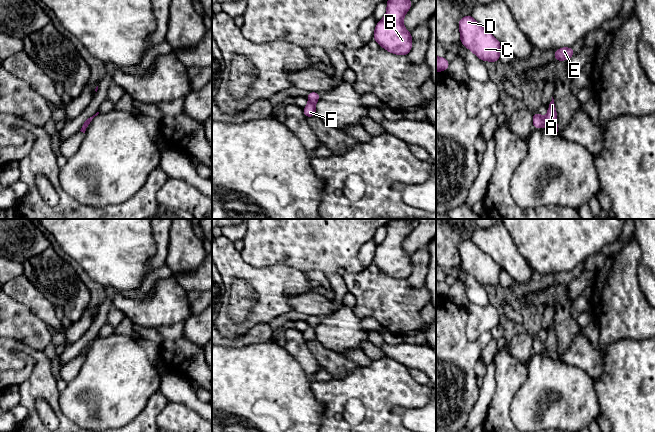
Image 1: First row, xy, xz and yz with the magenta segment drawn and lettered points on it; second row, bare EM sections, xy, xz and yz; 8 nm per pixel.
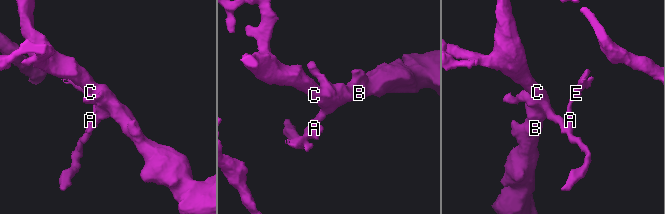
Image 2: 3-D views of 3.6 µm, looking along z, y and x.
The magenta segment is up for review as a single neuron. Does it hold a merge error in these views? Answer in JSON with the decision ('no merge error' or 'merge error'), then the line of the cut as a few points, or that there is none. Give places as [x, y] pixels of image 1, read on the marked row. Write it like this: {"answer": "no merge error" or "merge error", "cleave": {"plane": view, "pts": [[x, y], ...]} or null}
{"answer": "merge error", "cleave": {"plane": "yz", "pts": [[543, 118], [545, 124]]}}

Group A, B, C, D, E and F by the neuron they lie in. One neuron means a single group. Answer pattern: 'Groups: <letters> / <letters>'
Groups: A E F / B C D

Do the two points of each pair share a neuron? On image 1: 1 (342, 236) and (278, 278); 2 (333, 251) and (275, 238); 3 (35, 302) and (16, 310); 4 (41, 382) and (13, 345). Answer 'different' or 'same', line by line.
1: different
2: same
3: different
4: same

